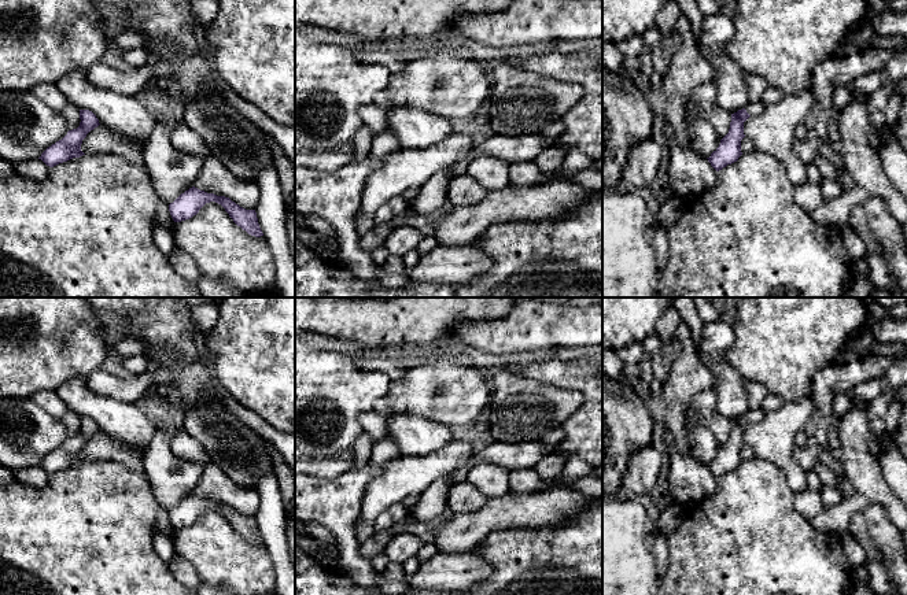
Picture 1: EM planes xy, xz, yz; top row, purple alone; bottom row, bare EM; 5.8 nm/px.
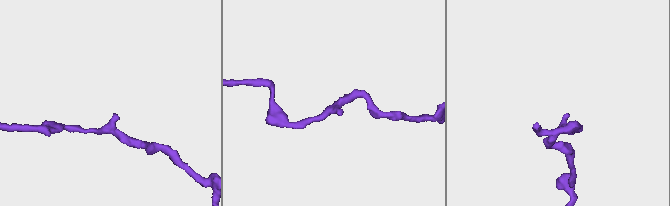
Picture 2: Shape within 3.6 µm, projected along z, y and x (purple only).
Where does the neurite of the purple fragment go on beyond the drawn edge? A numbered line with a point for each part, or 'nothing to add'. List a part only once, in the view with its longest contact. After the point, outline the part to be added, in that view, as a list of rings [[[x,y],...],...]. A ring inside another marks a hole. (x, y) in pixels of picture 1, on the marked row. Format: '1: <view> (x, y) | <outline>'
1: yz (755, 108) | [[[751,101],[745,110],[751,117],[759,117],[764,112],[766,106],[762,101]]]

